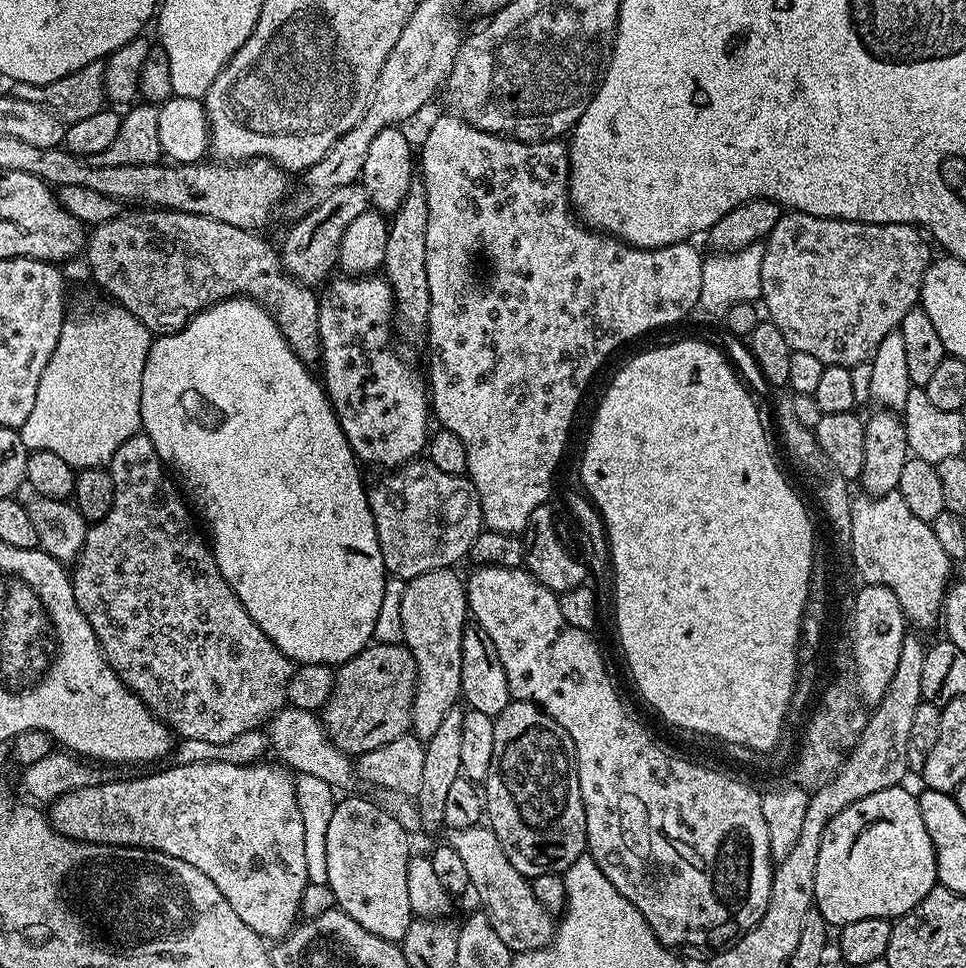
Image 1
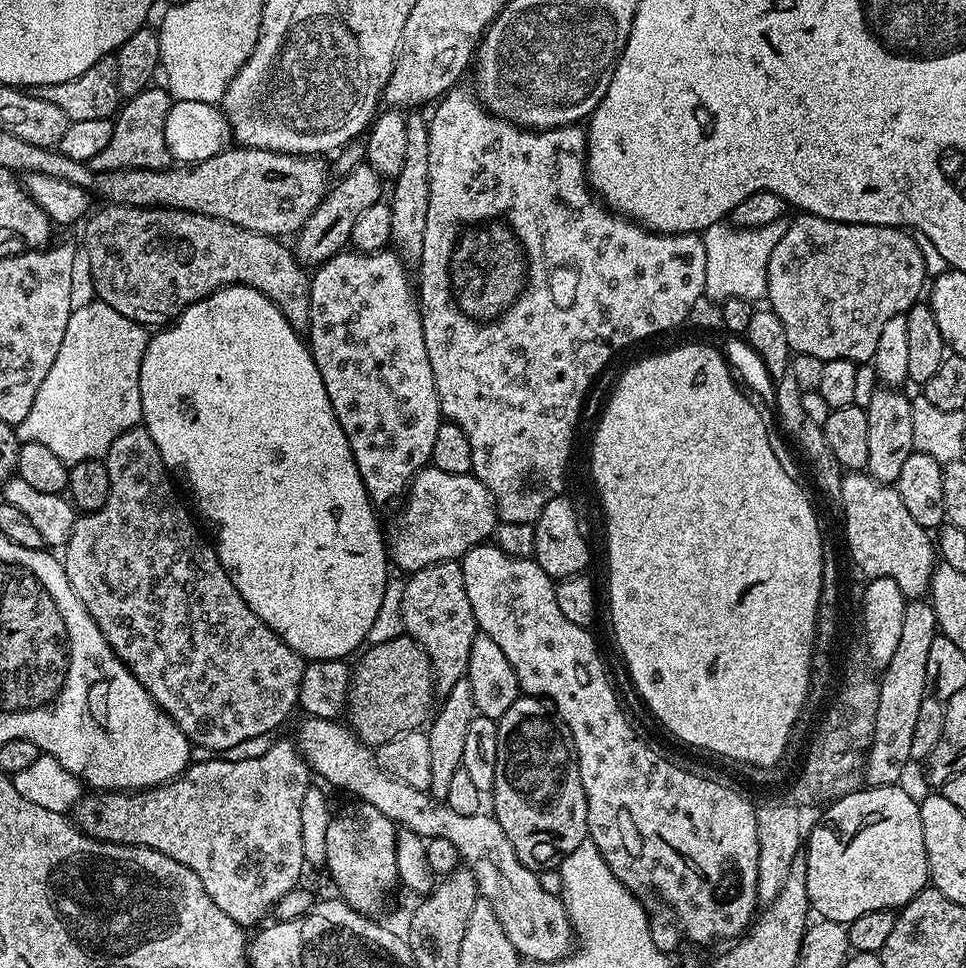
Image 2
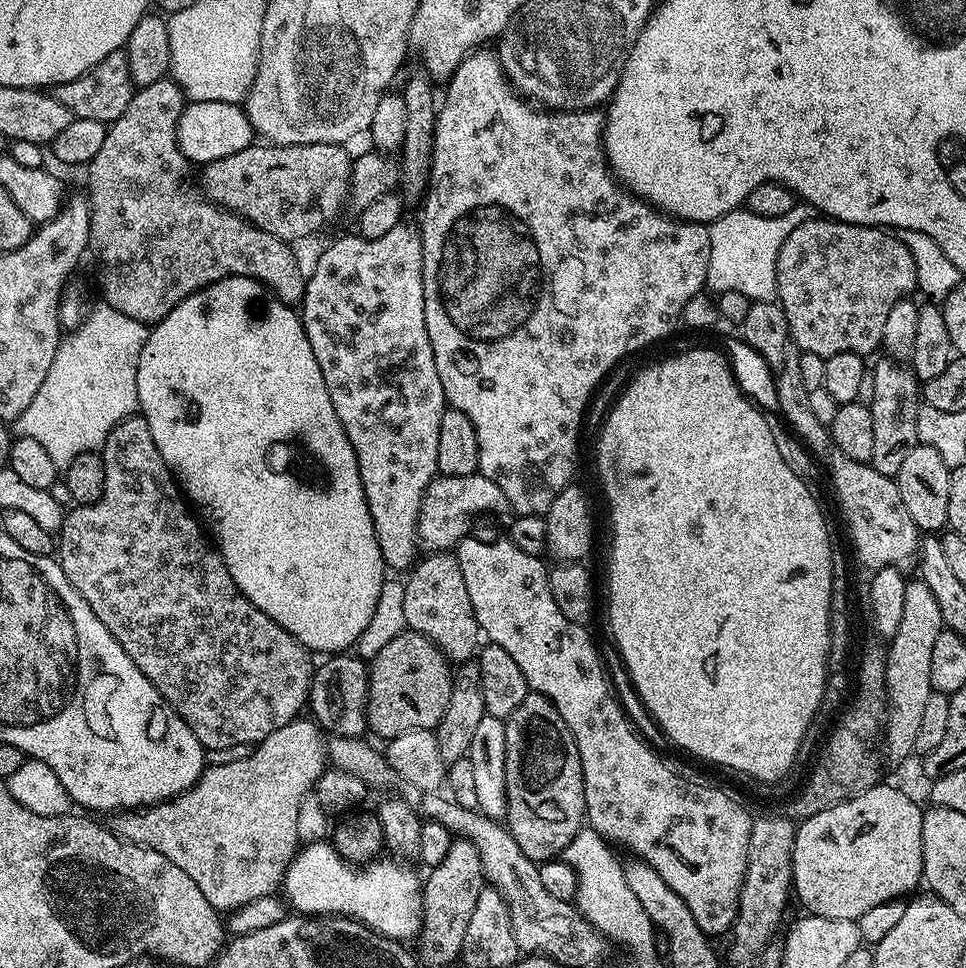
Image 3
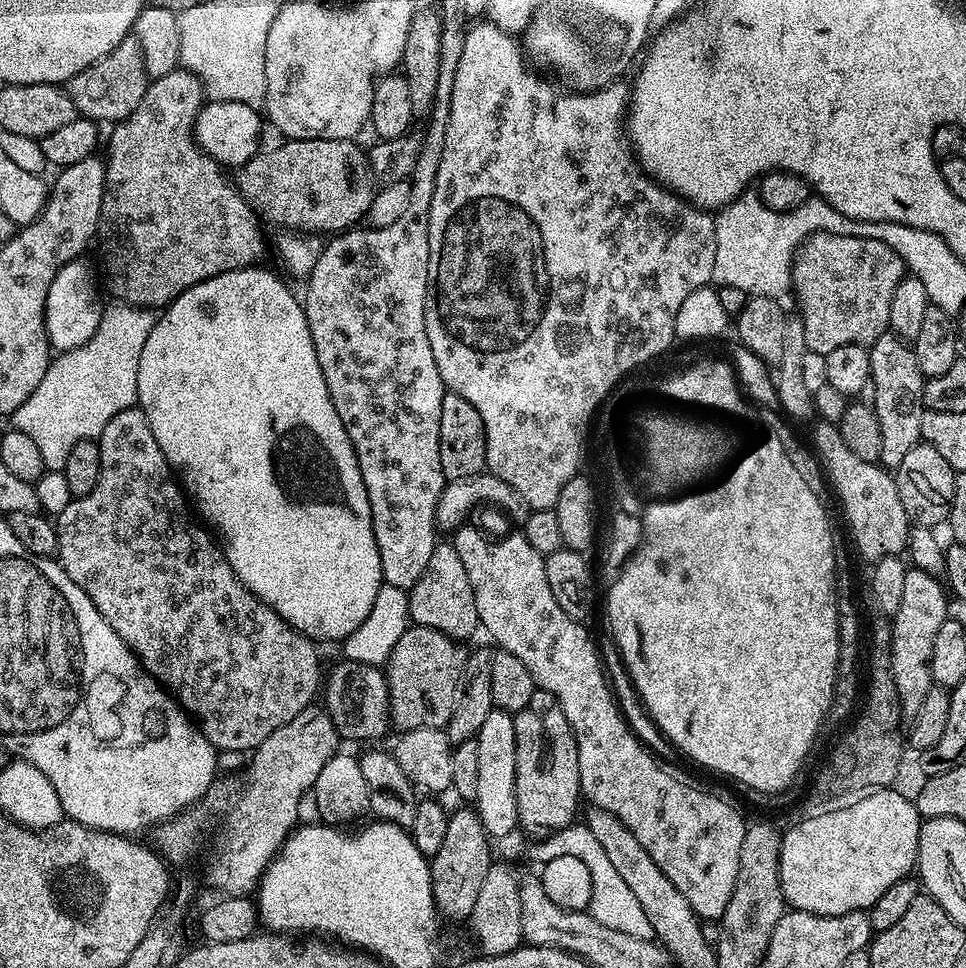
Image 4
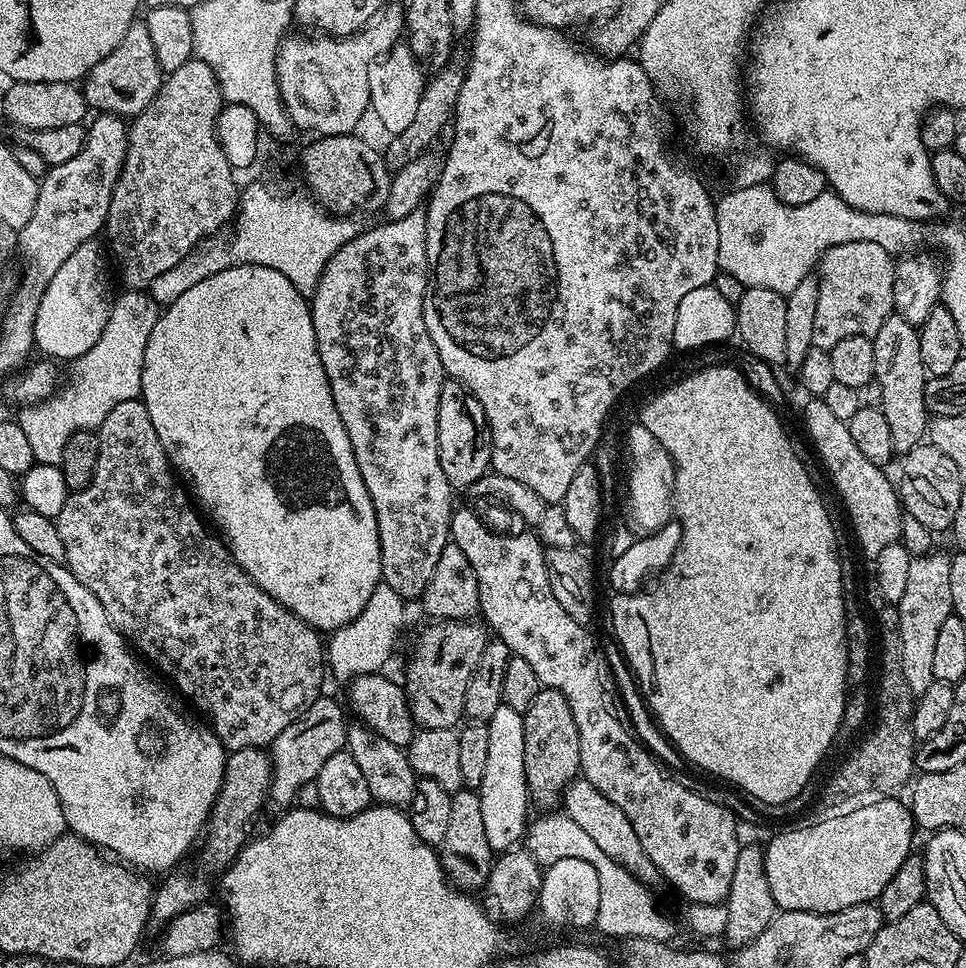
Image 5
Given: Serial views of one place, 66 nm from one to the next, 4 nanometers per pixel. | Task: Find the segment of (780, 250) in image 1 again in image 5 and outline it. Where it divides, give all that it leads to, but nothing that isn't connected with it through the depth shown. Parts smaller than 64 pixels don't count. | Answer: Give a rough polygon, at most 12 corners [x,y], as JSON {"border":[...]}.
{"border":[[842,242],[818,261],[812,347],[875,336],[893,253]]}

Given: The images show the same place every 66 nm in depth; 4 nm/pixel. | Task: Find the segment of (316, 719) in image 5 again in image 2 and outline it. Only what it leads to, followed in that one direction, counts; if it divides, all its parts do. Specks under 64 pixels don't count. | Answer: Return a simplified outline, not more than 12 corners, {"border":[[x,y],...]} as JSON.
{"border":[[291,739],[81,795],[87,836],[182,862],[259,925],[306,869]]}

